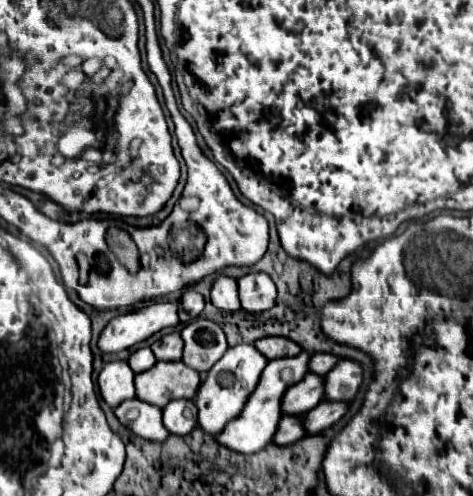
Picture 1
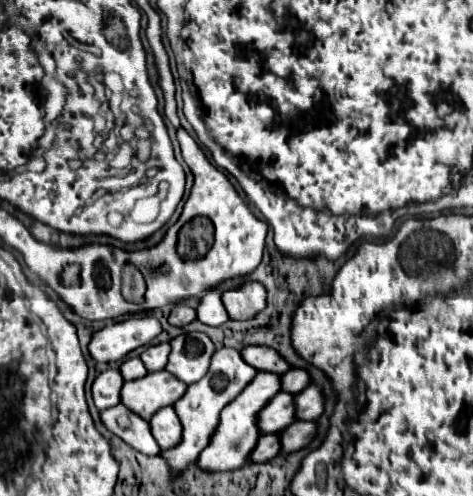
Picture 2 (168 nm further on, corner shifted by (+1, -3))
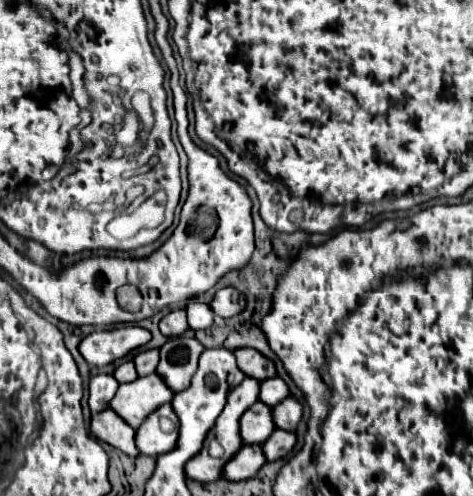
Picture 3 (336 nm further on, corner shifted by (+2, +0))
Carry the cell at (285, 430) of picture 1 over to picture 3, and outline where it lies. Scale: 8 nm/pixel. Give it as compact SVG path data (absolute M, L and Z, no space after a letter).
M259 444L243 446L223 468L225 480L249 480L265 464L265 456Z

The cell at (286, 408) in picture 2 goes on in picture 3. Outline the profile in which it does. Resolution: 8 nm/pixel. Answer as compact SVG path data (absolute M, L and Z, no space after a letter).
M257 402L253 404L253 408L249 408L241 420L239 420L239 432L241 432L241 440L243 444L263 444L271 432L275 430L273 428L273 418L269 416L271 408Z

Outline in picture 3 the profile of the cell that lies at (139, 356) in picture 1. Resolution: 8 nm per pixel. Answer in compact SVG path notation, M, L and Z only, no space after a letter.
M125 362L125 364L121 364L121 366L113 372L113 378L115 378L119 384L137 380L137 372L135 372L135 368L133 368L133 362Z

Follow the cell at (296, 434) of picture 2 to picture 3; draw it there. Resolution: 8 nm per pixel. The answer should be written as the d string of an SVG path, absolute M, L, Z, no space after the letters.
M275 430L271 434L271 438L263 444L263 454L265 454L265 460L267 462L275 462L279 458L285 458L291 448L295 446L295 434L291 432L281 432L281 430Z

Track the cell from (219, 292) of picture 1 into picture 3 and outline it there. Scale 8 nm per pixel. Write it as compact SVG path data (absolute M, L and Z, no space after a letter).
M189 302L187 308L187 324L193 330L203 330L209 328L209 324L213 324L213 310L209 308L209 304L201 304L201 302Z

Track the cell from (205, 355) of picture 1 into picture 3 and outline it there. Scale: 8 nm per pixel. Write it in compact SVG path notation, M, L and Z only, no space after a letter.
M177 336L177 338L169 338L159 352L161 352L161 360L157 366L157 374L161 376L161 380L165 380L165 384L175 394L189 388L203 346L187 336Z

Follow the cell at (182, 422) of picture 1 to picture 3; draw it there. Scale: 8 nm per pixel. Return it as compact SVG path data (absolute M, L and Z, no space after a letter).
M163 404L157 412L149 414L147 420L137 428L135 444L143 456L161 456L177 446L179 438L179 418L171 404Z

